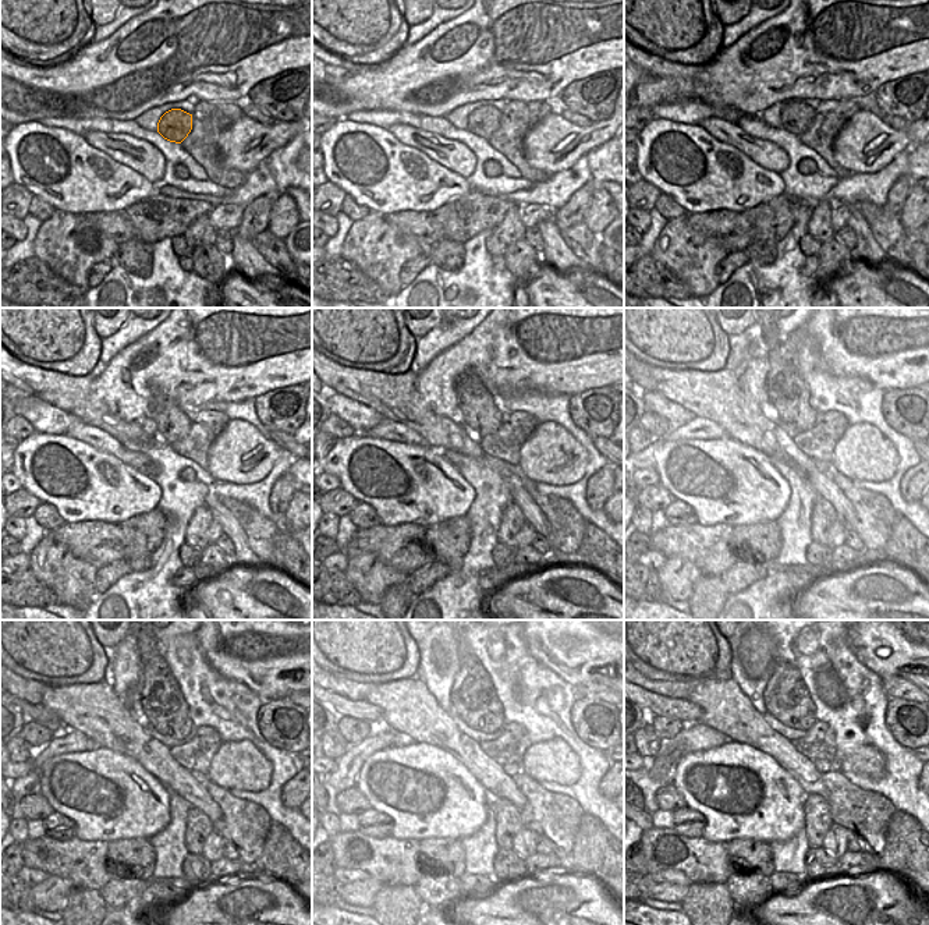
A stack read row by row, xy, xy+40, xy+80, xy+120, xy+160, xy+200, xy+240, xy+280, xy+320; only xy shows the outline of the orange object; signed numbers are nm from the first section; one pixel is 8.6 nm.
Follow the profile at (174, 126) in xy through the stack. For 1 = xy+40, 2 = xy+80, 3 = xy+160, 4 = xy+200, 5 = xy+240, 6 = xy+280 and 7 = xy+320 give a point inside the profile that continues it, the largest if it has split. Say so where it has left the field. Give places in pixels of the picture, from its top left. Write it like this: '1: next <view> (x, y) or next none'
1: next xy+40 (483, 121)
2: next xy+80 (797, 116)
3: next xy+160 (477, 404)
4: next xy+200 (786, 387)
5: next xy+240 (163, 706)
6: next xy+280 (472, 695)
7: next xy+320 (786, 697)

